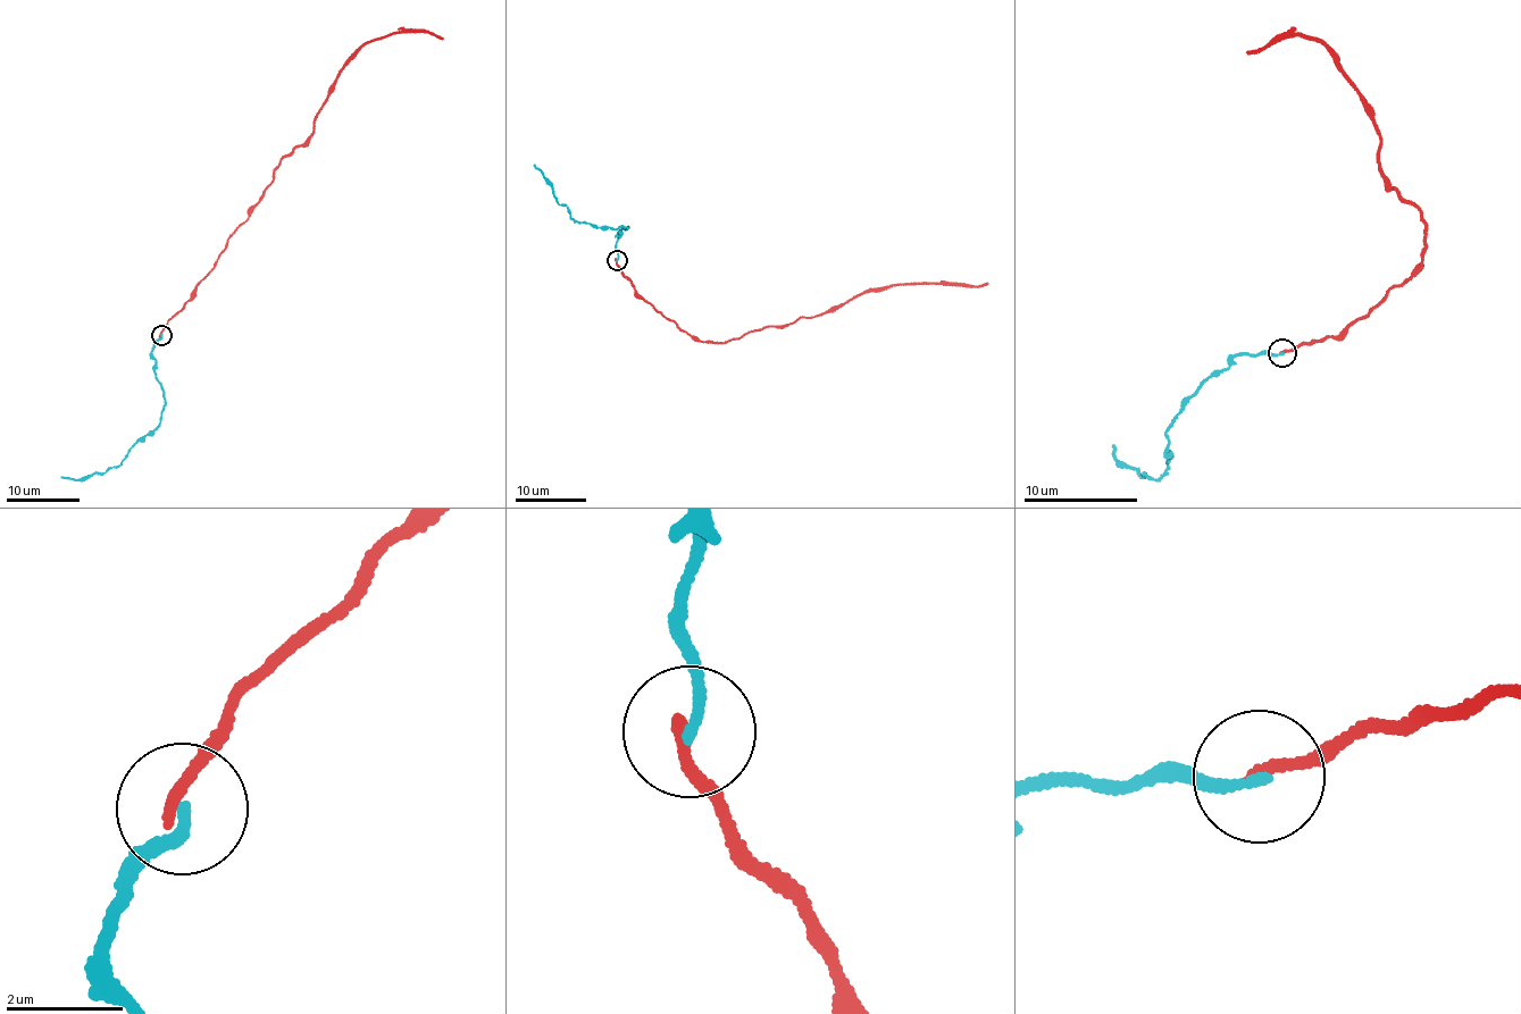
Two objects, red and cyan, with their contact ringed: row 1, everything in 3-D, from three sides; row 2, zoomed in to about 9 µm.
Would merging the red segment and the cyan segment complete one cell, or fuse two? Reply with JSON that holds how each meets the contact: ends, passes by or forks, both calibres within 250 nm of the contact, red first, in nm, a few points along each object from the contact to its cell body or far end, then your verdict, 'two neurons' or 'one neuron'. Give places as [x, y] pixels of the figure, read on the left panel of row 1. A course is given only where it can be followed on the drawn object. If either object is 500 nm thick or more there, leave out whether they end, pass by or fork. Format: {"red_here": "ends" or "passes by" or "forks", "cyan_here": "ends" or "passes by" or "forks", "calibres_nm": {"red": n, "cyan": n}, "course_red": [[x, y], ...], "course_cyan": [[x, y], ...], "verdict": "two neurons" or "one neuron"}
{"red_here": "ends", "cyan_here": "ends", "calibres_nm": {"red": 200, "cyan": 180}, "course_red": [[160, 335], [248, 218], [273, 169], [307, 139], [342, 65], [366, 43], [401, 32], [442, 38]], "course_cyan": [[161, 335], [151, 352], [163, 392], [163, 418], [119, 464], [103, 472], [73, 479], [61, 477]], "verdict": "two neurons"}

